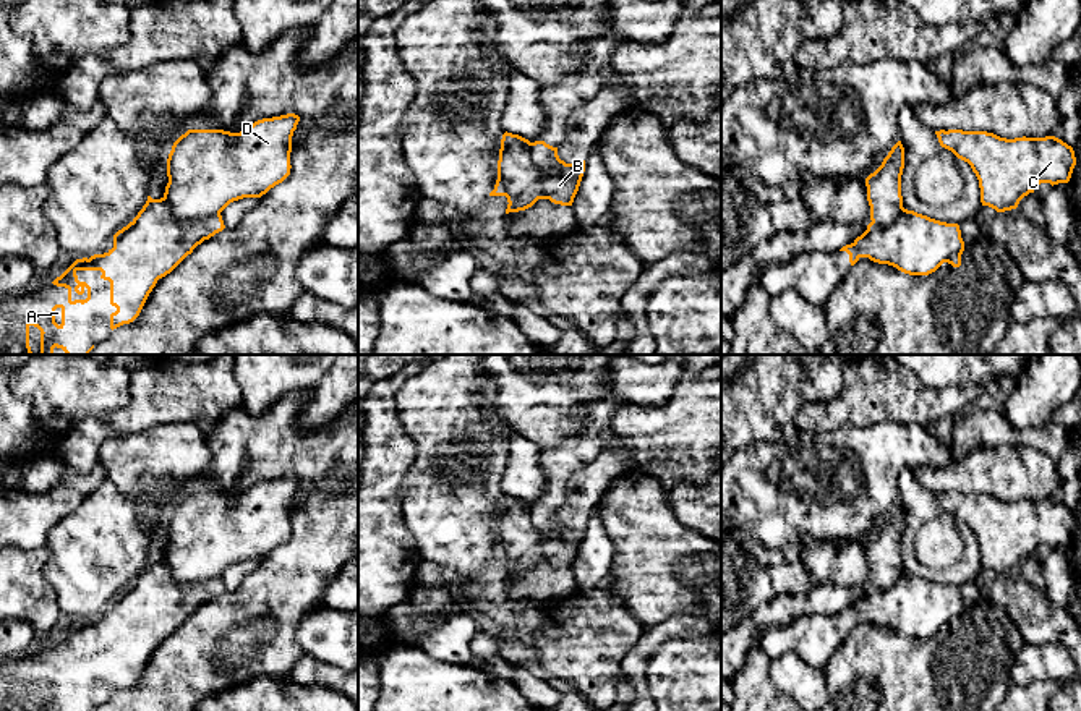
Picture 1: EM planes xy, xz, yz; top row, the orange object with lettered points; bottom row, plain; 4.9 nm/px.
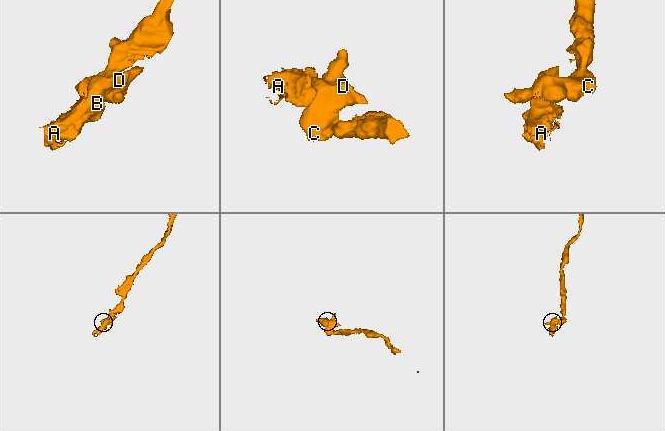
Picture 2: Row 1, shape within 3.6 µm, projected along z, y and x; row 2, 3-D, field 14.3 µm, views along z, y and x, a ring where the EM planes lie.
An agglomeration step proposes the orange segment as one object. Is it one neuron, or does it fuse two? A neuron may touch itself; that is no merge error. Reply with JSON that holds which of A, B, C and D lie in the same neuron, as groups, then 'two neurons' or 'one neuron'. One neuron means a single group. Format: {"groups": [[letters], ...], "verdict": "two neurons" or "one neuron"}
{"groups": [["A", "B"], ["C", "D"]], "verdict": "two neurons"}

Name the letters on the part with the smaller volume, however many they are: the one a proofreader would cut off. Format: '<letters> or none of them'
A, B

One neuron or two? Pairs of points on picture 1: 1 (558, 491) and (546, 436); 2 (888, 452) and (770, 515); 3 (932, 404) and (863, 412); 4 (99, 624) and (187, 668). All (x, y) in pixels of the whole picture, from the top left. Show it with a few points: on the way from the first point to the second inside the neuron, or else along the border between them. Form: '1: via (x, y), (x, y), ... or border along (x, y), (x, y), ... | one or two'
1: border along (581, 426), (558, 446), (543, 451) | two
2: via (872, 489), (869, 501), (807, 517) | one
3: via (914, 404), (880, 404) | one
4: border along (182, 624), (162, 638), (149, 656) | two

